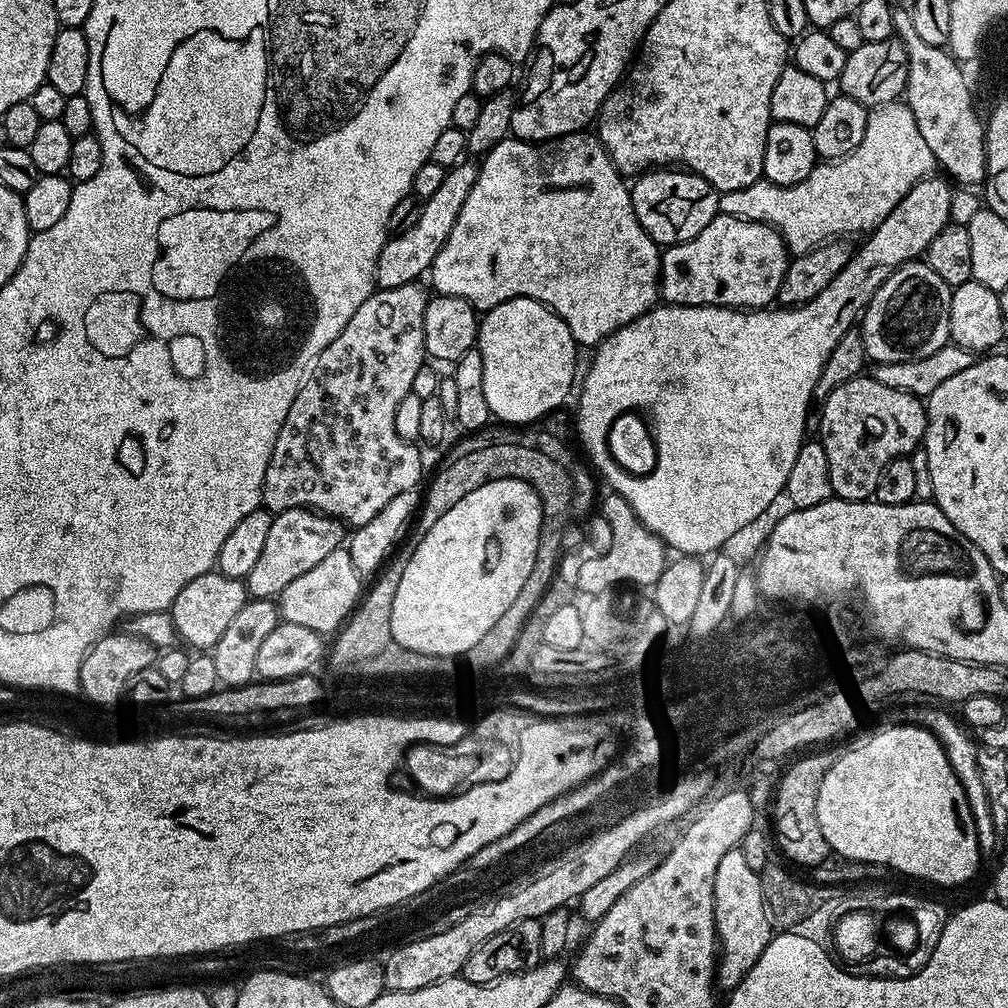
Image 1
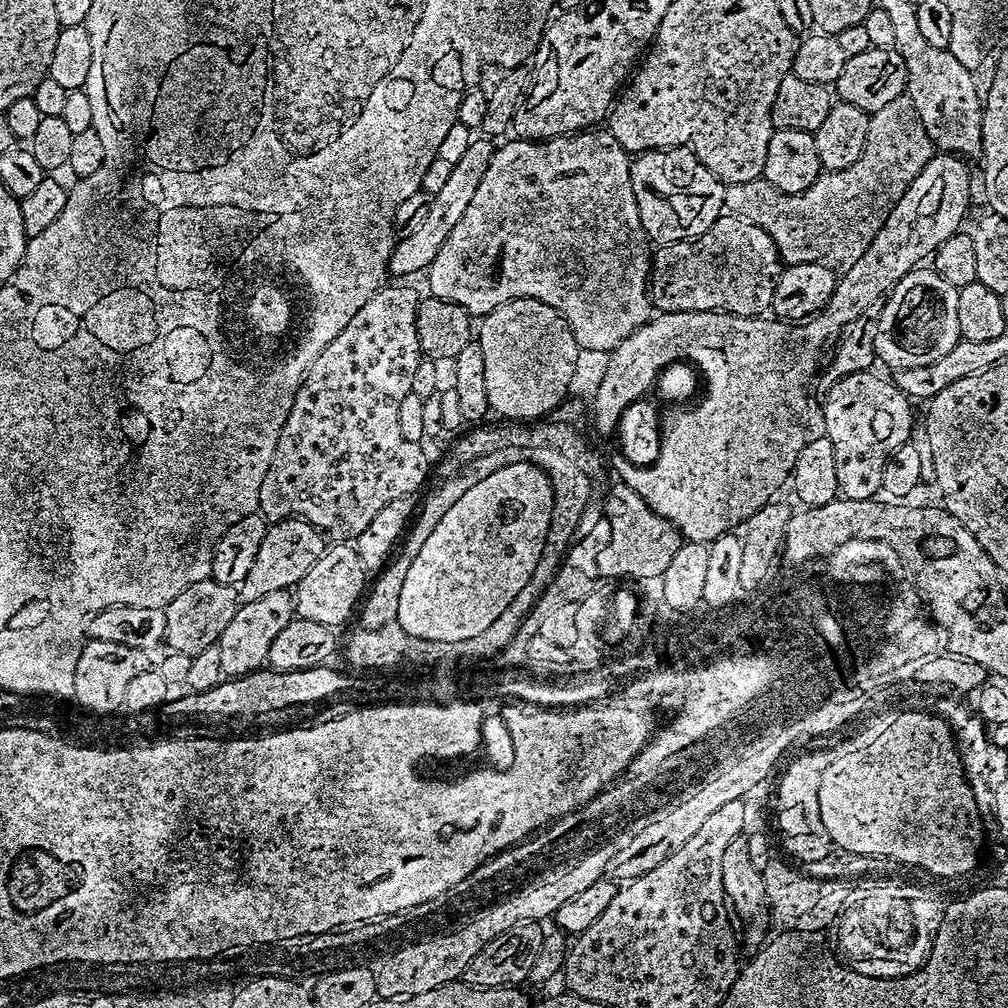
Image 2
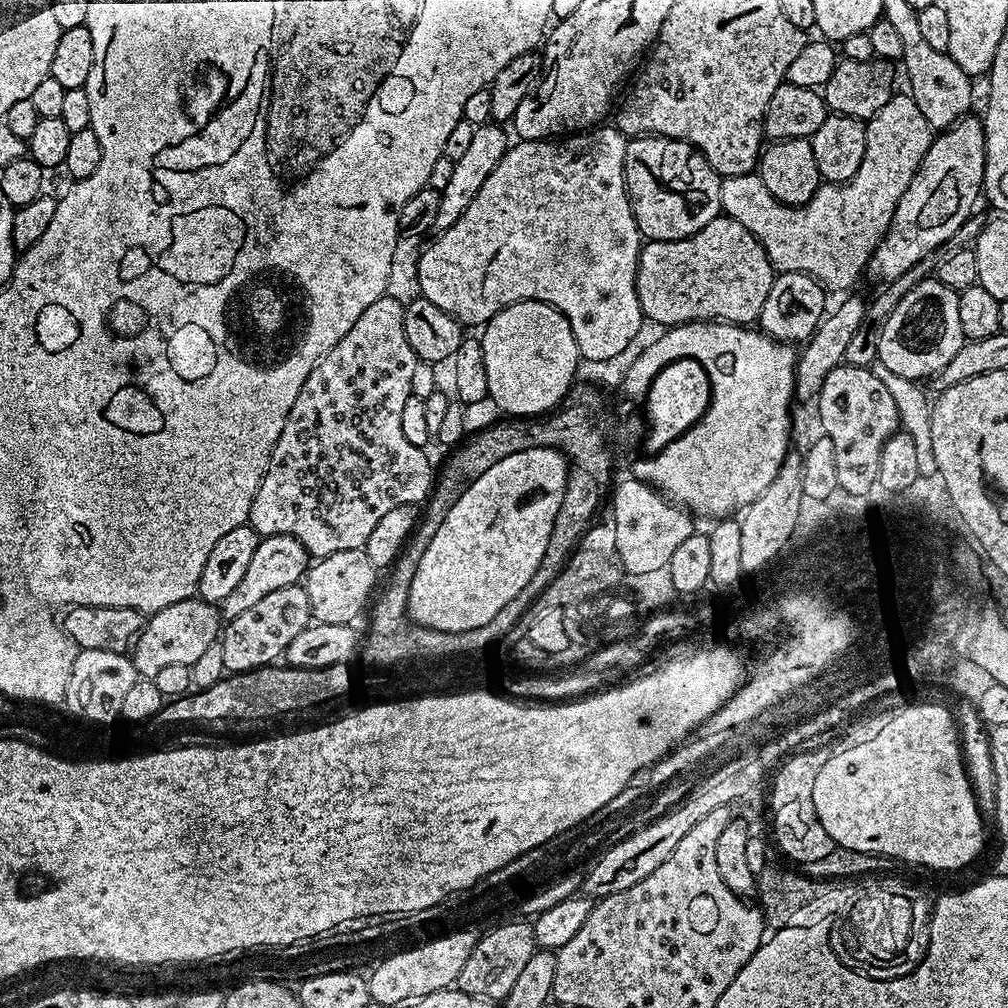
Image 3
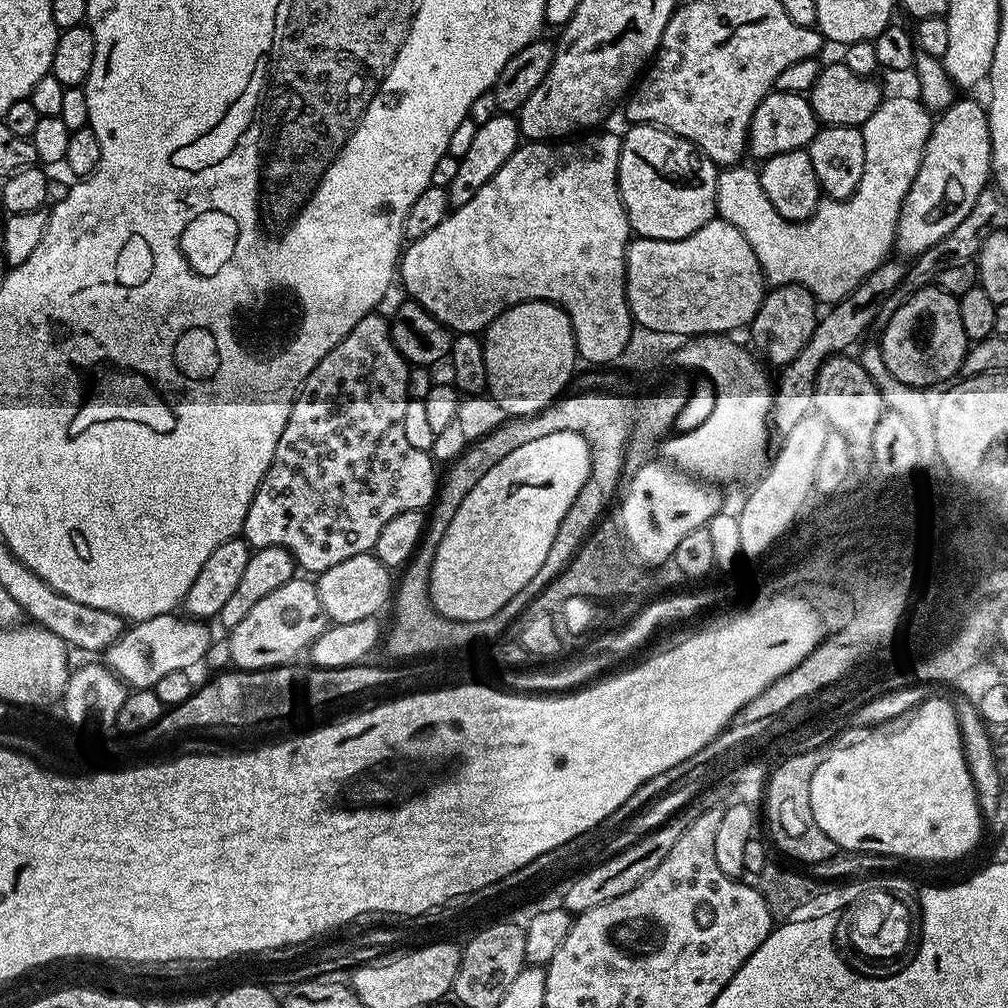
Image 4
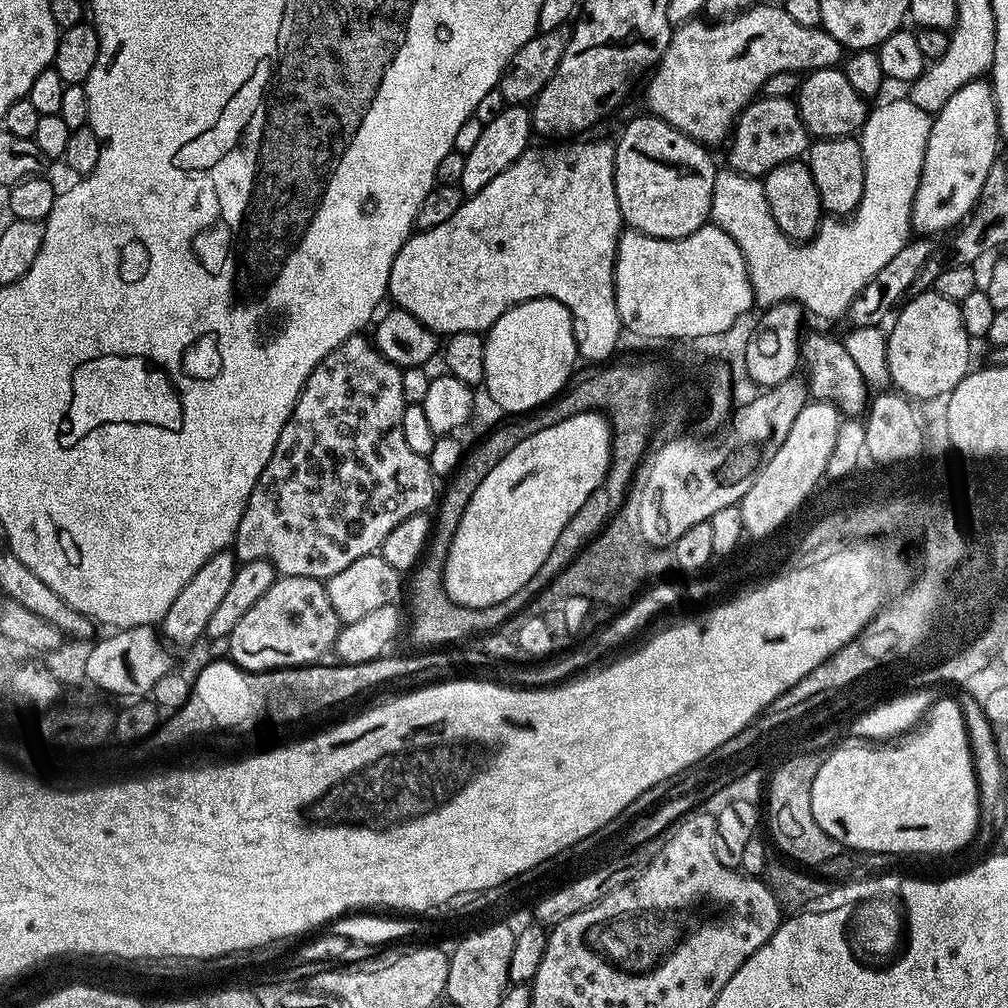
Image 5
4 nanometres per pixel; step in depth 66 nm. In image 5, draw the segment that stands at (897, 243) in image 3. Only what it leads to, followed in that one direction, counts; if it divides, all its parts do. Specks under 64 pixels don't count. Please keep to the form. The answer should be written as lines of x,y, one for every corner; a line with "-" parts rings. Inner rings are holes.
981,78
974,82
966,82
962,90
954,90
948,101
935,113
929,141
926,142
925,161
922,162
921,180
914,194
912,207
912,226
917,233
944,232
955,229
976,207
980,199
980,191
986,182
986,174
998,159
996,152
1000,148
1002,137
998,126
998,110
996,100
992,96
992,85
987,79

